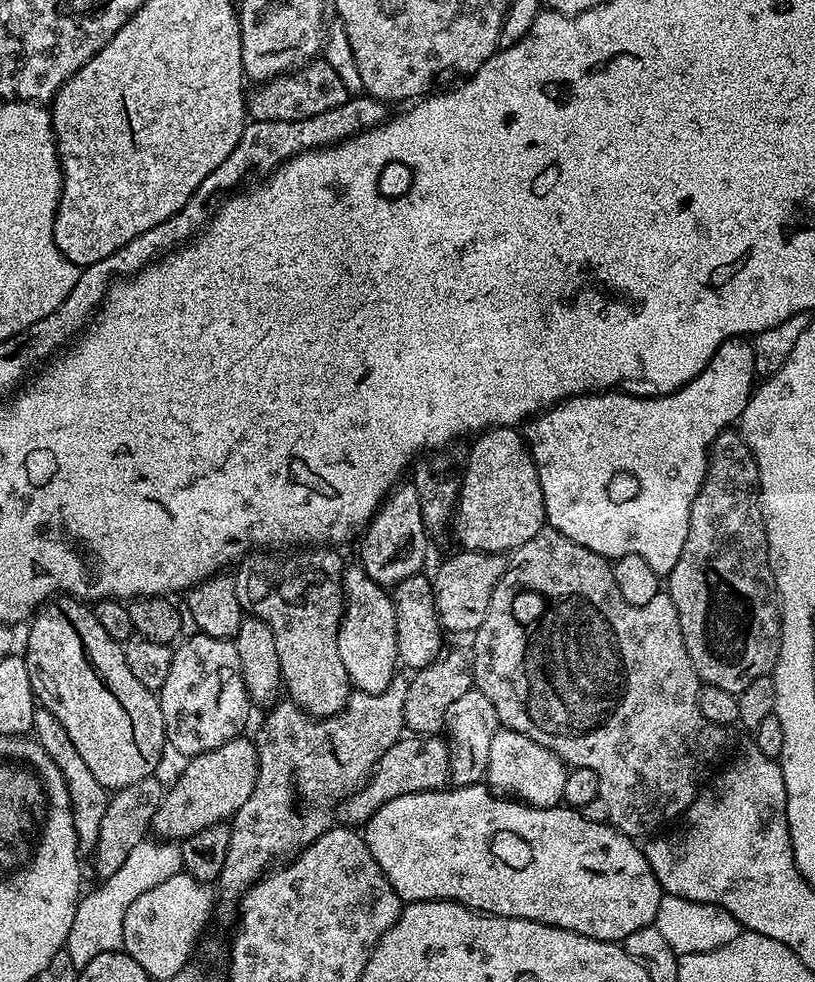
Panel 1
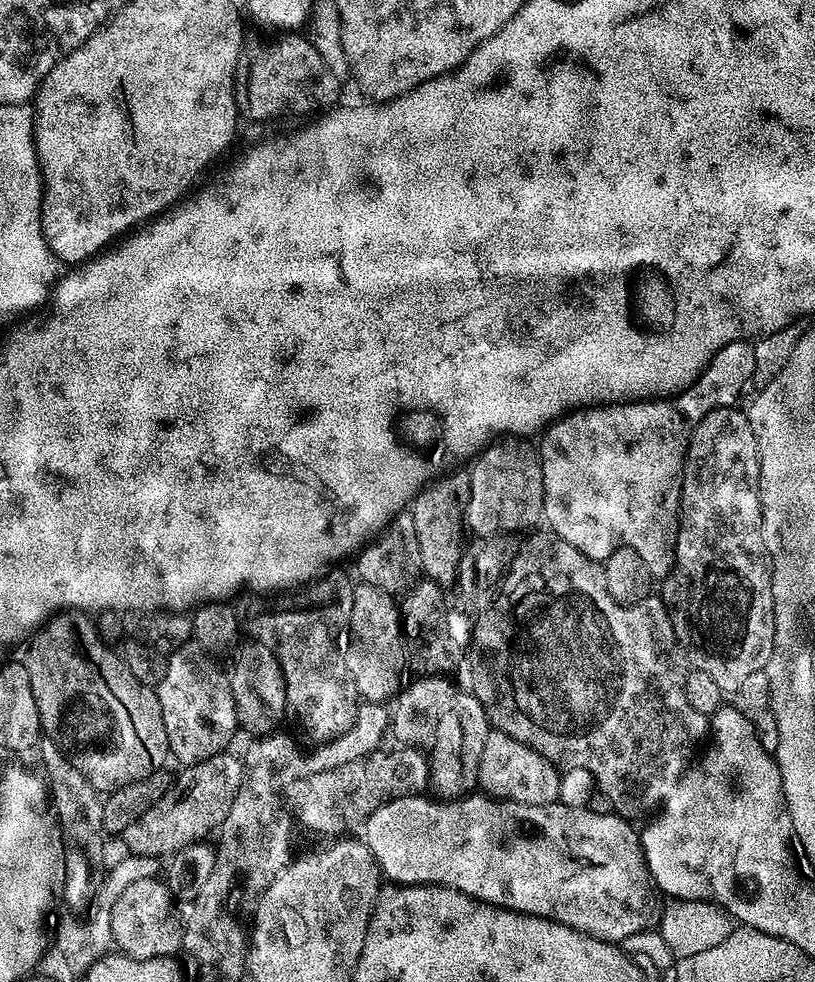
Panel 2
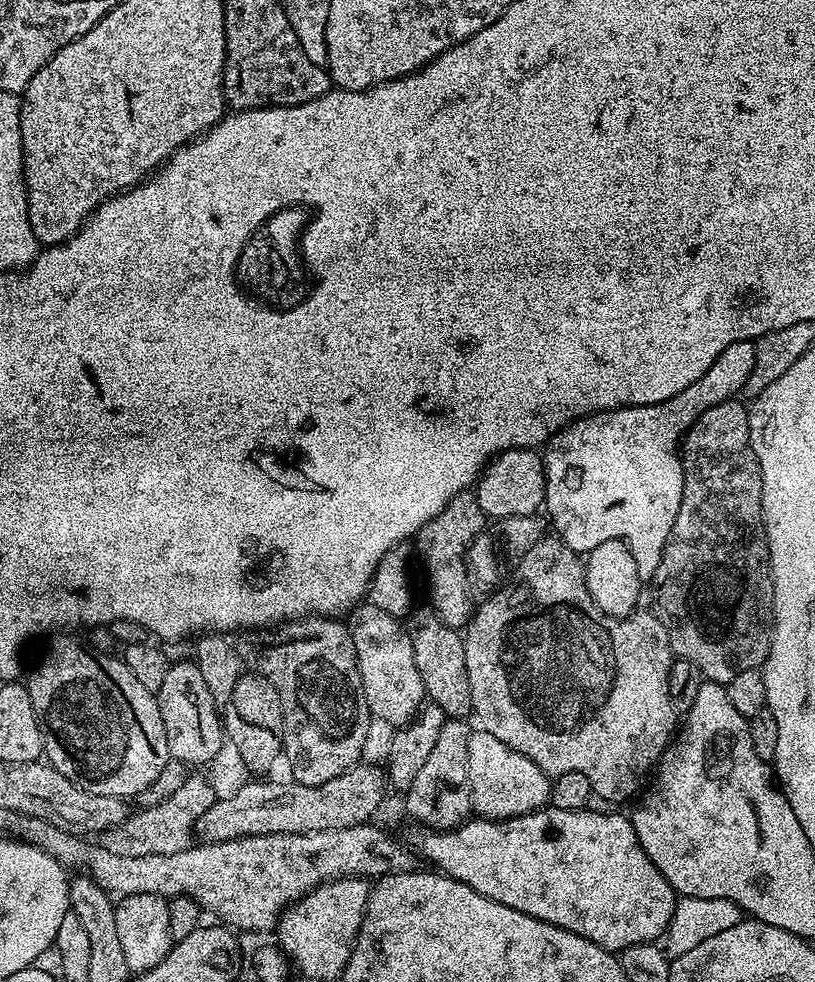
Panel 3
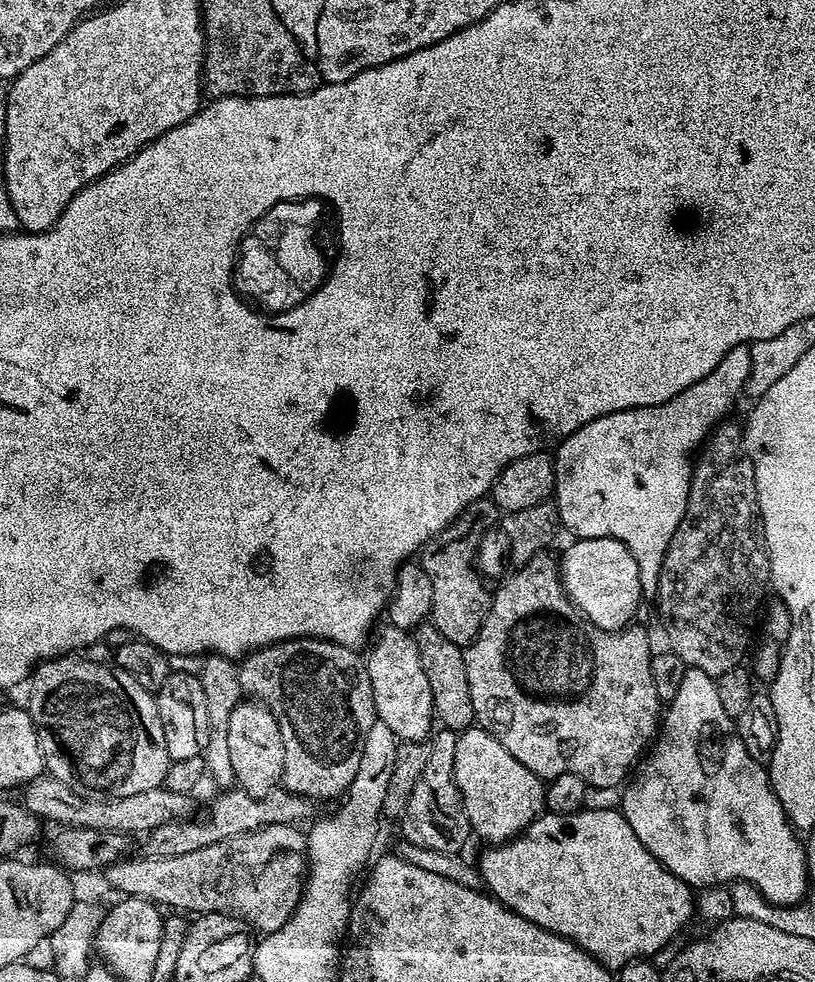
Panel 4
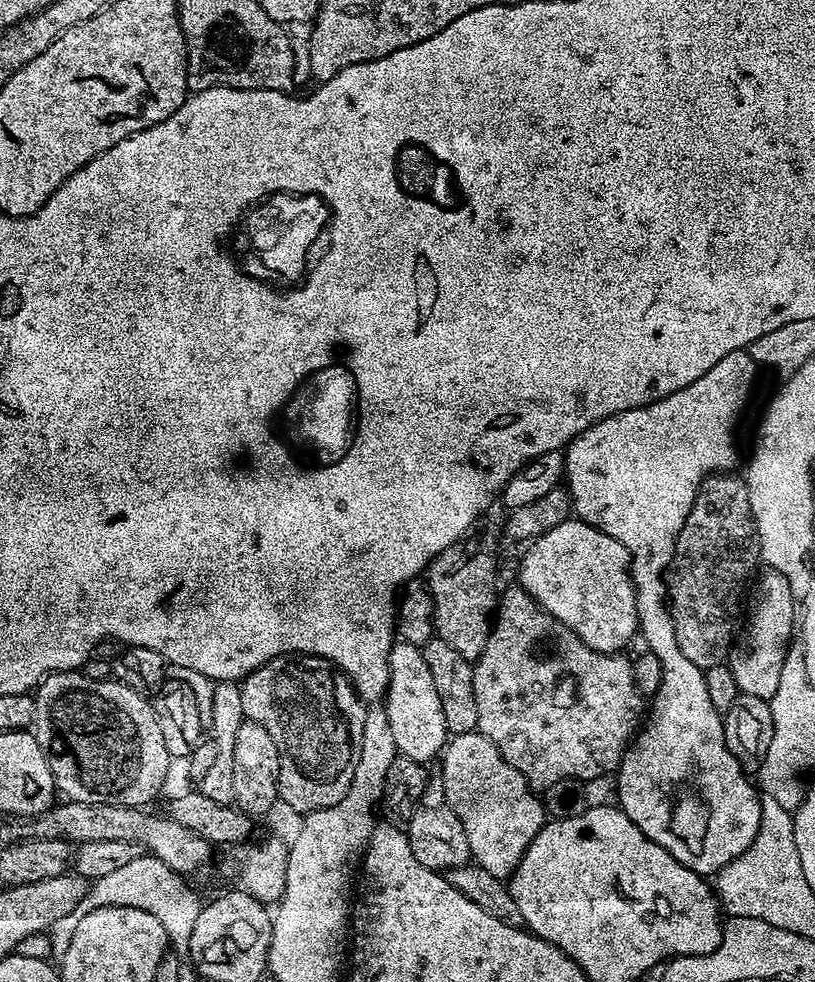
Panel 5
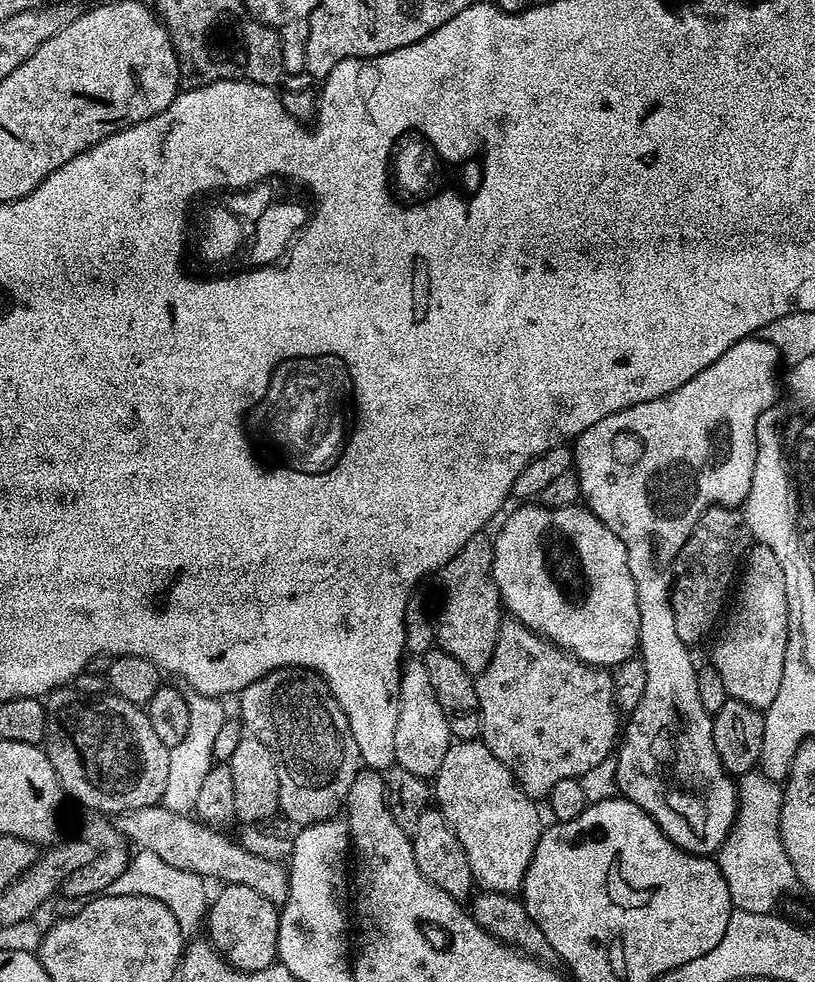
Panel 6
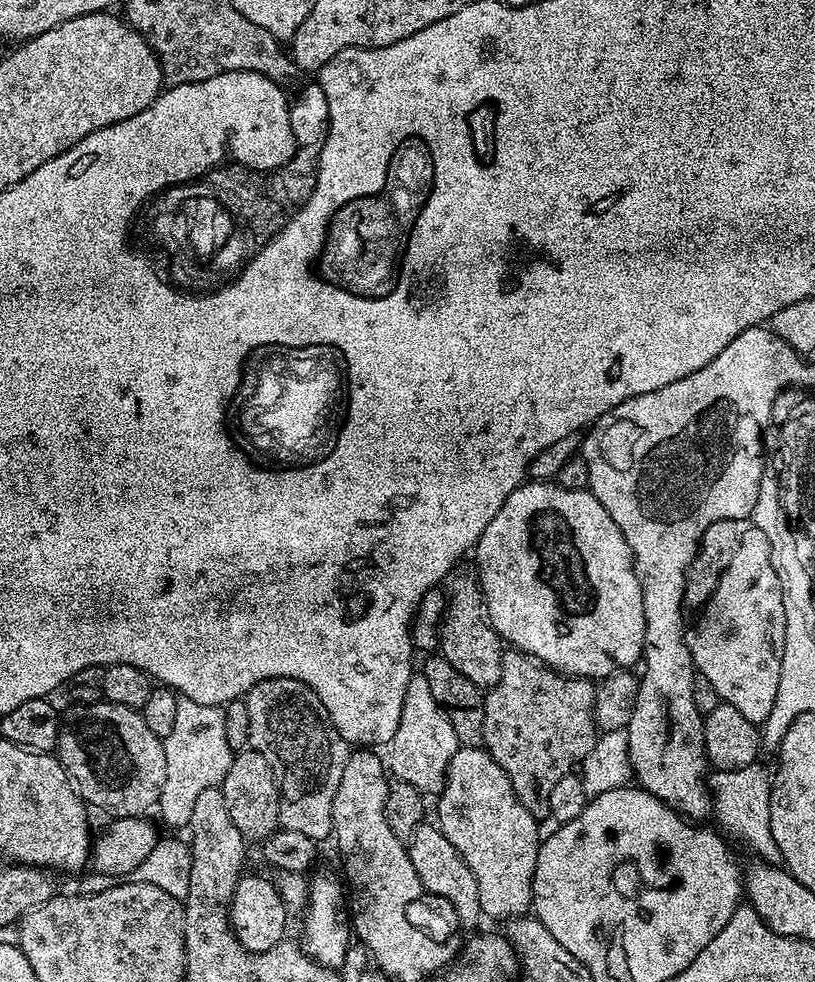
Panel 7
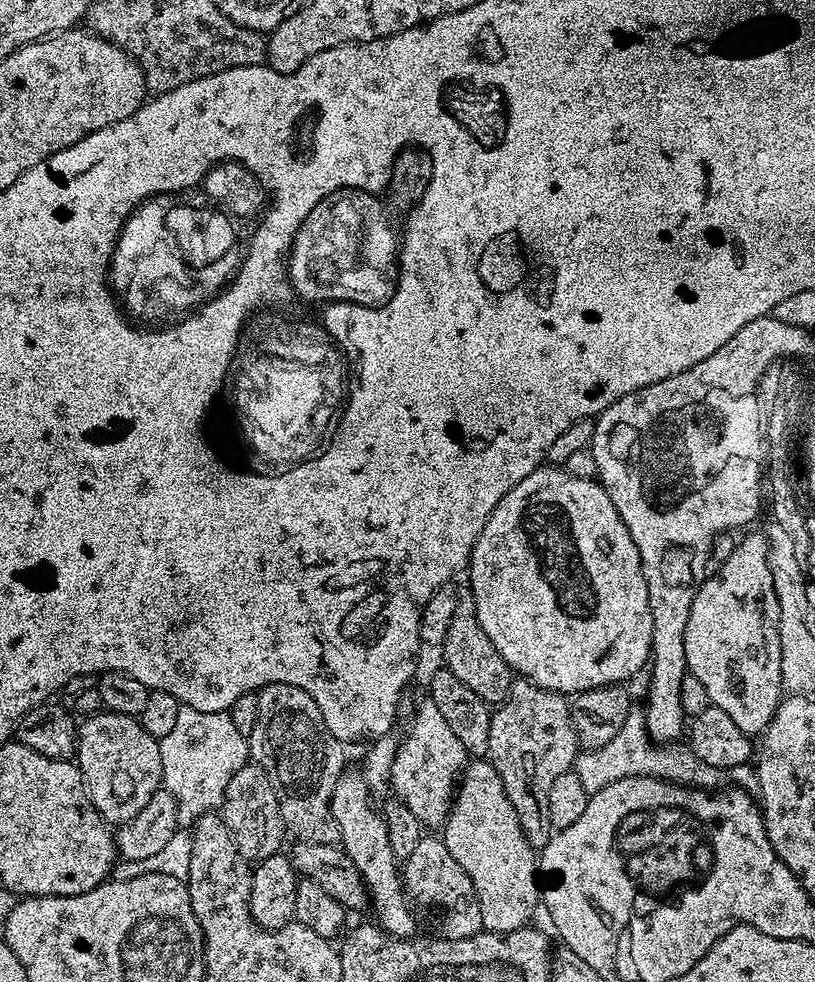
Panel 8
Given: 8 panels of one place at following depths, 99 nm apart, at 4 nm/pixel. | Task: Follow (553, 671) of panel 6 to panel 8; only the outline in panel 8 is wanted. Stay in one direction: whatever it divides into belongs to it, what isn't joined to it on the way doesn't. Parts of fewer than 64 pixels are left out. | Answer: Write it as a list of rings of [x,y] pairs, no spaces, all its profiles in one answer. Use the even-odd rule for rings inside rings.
[[[517,679],[508,697],[492,712],[486,759],[498,770],[506,798],[510,798],[514,814],[518,814],[518,822],[522,822],[522,834],[526,834],[526,842],[534,849],[543,850],[554,835],[550,822],[550,786],[562,774],[573,771],[577,755],[569,701],[561,693]]]

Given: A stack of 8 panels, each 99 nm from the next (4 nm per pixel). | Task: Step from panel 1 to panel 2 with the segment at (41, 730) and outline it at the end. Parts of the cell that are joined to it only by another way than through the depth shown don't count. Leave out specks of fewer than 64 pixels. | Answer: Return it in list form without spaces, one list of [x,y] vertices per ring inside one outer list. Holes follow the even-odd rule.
[[[47,738],[41,739],[39,745],[38,745],[38,753],[40,752],[40,760],[42,763],[44,763],[44,772],[43,775],[46,777],[46,784],[47,787],[50,789],[50,804],[52,807],[52,804],[56,808],[60,808],[60,828],[59,831],[62,833],[64,831],[63,839],[66,841],[68,839],[68,844],[70,847],[72,847],[72,857],[69,855],[66,860],[66,892],[68,888],[68,900],[70,903],[73,904],[76,908],[84,908],[88,904],[88,899],[92,896],[92,891],[95,890],[95,888],[99,889],[101,887],[102,881],[106,875],[106,863],[104,864],[104,838],[105,836],[105,829],[103,826],[103,806],[104,806],[104,800],[102,799],[101,793],[97,791],[97,789],[92,787],[92,784],[84,777],[82,774],[78,774],[78,770],[74,770],[74,766],[72,763],[67,760],[67,758],[62,754],[60,750],[58,750],[58,746],[56,745],[53,740],[49,740]]]

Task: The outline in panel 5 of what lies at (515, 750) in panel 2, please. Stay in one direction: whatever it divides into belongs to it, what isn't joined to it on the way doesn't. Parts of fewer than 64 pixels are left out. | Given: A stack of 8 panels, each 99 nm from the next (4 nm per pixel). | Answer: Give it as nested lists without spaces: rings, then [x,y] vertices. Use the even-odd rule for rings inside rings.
[[[478,730],[452,736],[444,745],[439,764],[438,779],[444,787],[444,801],[452,807],[454,814],[458,814],[462,830],[466,830],[466,842],[470,842],[472,860],[482,866],[486,874],[507,881],[518,866],[522,854],[526,854],[530,842],[534,842],[538,830],[544,828],[546,813],[543,799],[526,782],[526,778],[522,778],[522,774],[518,774],[518,770],[514,770],[506,758],[502,758],[498,746],[494,746],[494,742],[490,742],[490,738]]]

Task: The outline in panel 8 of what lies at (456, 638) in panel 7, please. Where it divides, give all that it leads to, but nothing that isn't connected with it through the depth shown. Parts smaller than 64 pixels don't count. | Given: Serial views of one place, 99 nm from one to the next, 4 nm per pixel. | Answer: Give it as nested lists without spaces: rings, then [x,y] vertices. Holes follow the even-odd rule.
[[[471,594],[457,595],[454,606],[454,618],[450,618],[450,626],[446,630],[446,638],[442,645],[444,652],[443,667],[455,674],[468,689],[474,690],[478,698],[482,698],[489,706],[499,706],[510,694],[514,683],[514,673],[508,664],[494,650],[494,642],[486,638],[486,630],[482,630],[482,622],[478,622],[478,614]]]

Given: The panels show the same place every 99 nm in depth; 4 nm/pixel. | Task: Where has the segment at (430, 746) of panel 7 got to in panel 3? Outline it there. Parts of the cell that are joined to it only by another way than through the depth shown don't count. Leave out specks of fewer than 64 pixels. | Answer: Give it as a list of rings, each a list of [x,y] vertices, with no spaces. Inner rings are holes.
[[[364,602],[351,613],[350,631],[356,661],[358,662],[358,674],[362,678],[362,690],[366,694],[366,706],[377,721],[391,726],[403,726],[408,724],[420,711],[425,703],[422,677],[418,674],[418,666],[414,666],[414,646],[410,646],[407,627],[397,617],[391,616],[382,610],[382,606],[371,602]]]

